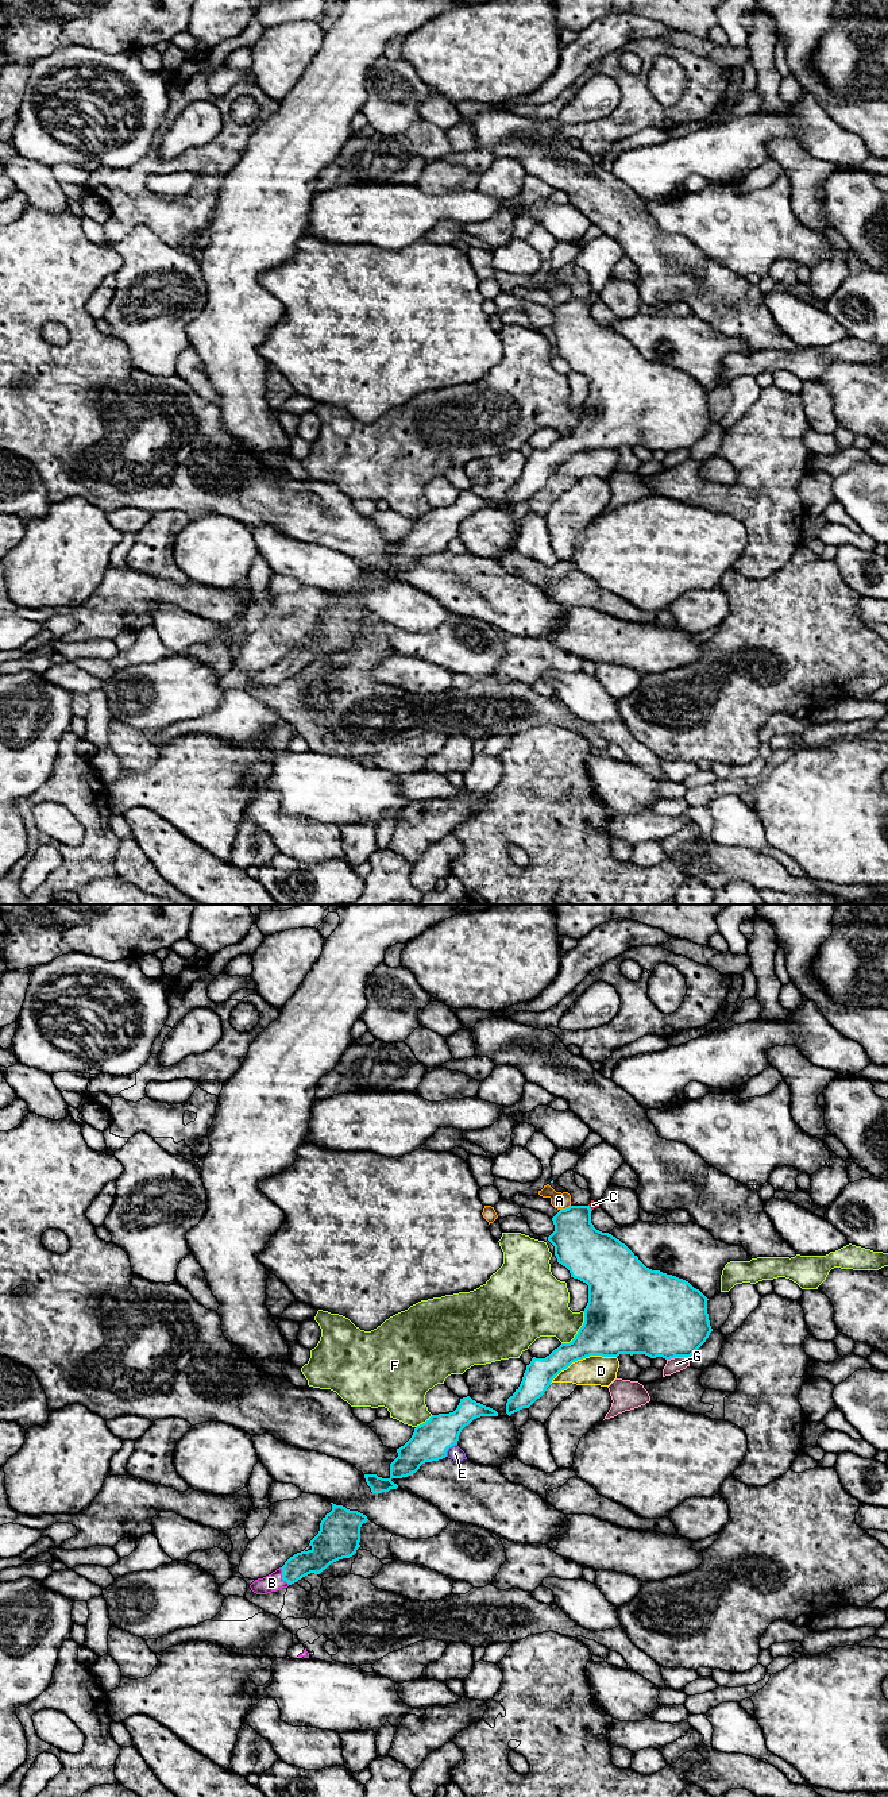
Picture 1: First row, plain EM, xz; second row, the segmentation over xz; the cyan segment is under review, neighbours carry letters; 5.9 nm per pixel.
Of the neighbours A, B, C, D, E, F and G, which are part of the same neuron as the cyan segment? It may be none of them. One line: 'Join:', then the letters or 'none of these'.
Join: B

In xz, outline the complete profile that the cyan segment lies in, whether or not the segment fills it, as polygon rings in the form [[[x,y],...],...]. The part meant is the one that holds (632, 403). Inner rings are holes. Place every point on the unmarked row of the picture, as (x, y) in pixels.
[[[570,298],[560,302],[553,311],[555,324],[548,333],[555,339],[557,355],[565,359],[571,370],[588,378],[588,396],[584,401],[584,416],[570,436],[561,436],[545,451],[533,450],[526,458],[522,474],[507,491],[506,506],[529,501],[540,491],[552,473],[572,455],[590,448],[618,450],[619,447],[645,447],[650,451],[691,450],[713,424],[707,406],[707,390],[688,374],[660,363],[646,360],[638,350],[619,332],[609,325],[602,325],[591,316],[590,298]]]

